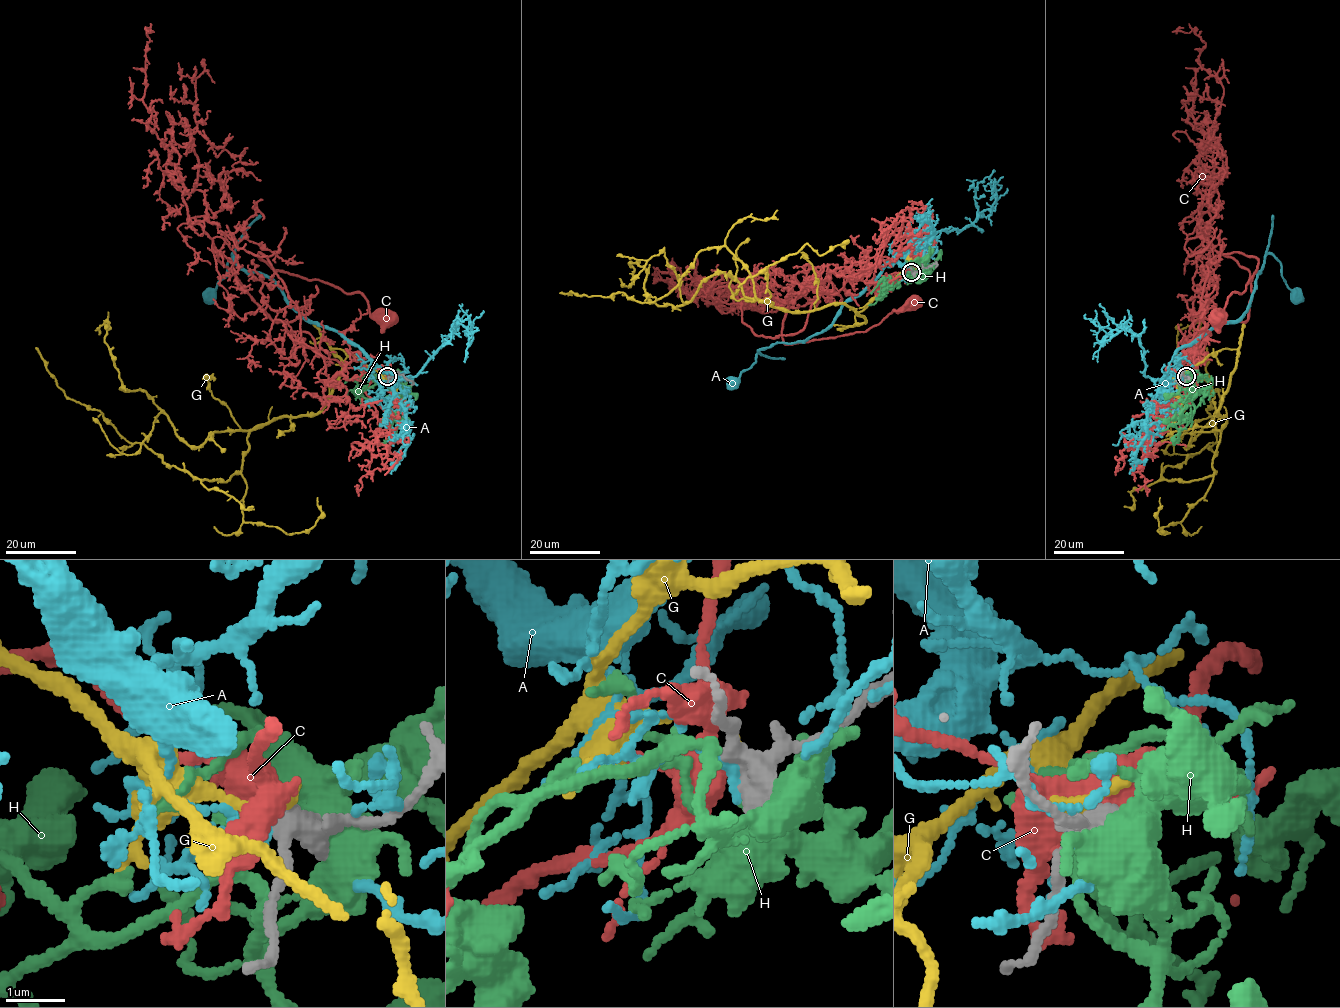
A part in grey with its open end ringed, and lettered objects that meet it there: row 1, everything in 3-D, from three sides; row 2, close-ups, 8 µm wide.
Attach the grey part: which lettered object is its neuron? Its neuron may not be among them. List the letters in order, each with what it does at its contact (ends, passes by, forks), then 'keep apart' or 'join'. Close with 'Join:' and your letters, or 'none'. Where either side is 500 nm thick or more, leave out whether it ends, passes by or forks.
A: it passes by | keep apart
C: it passes by | join
G: it ends | keep apart
H: keep apart
Join: C

